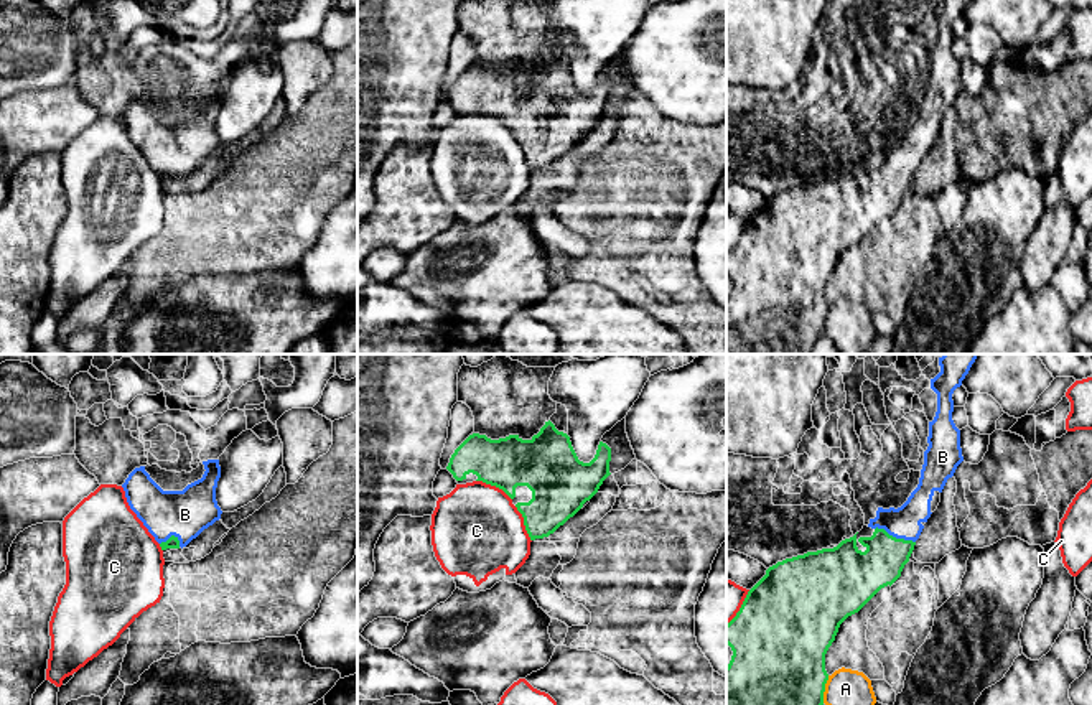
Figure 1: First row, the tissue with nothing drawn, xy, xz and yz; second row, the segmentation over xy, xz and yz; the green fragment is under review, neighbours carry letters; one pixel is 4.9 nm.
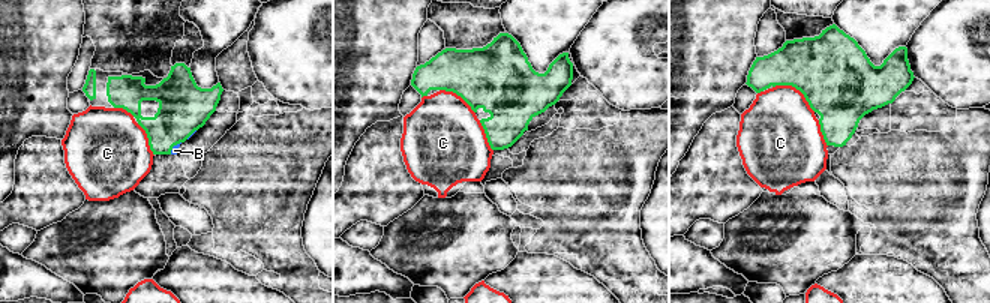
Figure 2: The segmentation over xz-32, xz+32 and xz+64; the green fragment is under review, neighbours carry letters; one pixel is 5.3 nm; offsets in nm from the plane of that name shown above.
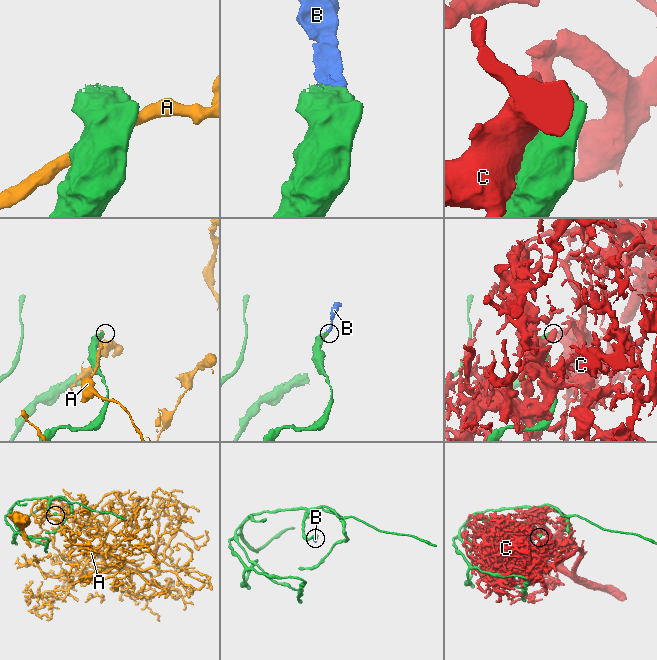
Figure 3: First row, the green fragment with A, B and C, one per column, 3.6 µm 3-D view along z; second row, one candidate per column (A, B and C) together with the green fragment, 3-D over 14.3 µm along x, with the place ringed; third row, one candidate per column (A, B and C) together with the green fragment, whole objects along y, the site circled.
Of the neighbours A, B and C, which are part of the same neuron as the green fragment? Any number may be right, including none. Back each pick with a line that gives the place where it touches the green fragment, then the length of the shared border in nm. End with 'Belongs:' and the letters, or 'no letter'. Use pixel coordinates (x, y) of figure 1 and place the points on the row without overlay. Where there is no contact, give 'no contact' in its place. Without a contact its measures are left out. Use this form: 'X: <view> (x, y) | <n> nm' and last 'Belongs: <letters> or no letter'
B: yz (895, 168) | 220 nm
Belongs: B

